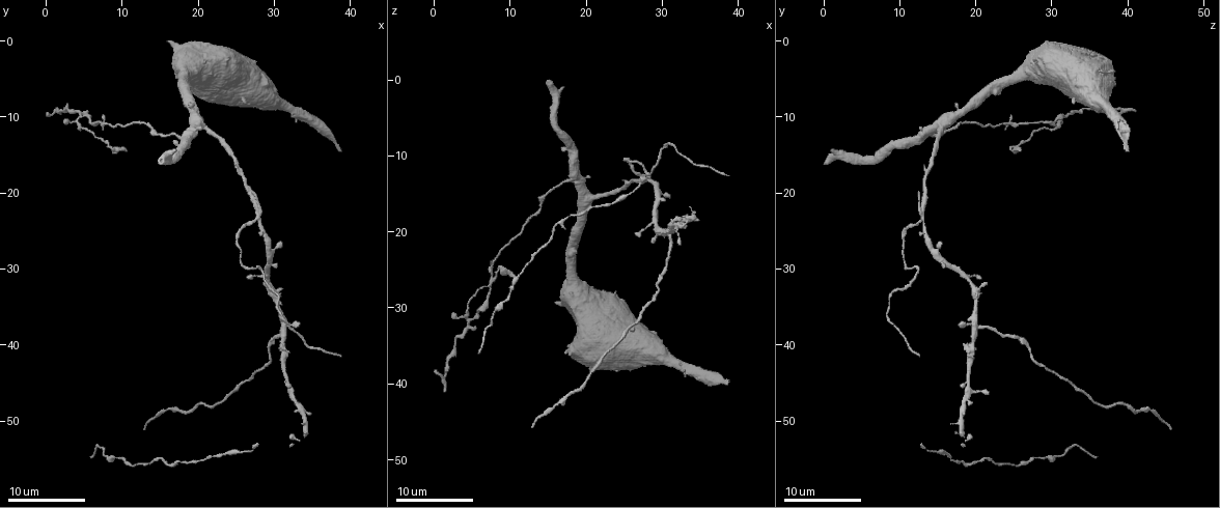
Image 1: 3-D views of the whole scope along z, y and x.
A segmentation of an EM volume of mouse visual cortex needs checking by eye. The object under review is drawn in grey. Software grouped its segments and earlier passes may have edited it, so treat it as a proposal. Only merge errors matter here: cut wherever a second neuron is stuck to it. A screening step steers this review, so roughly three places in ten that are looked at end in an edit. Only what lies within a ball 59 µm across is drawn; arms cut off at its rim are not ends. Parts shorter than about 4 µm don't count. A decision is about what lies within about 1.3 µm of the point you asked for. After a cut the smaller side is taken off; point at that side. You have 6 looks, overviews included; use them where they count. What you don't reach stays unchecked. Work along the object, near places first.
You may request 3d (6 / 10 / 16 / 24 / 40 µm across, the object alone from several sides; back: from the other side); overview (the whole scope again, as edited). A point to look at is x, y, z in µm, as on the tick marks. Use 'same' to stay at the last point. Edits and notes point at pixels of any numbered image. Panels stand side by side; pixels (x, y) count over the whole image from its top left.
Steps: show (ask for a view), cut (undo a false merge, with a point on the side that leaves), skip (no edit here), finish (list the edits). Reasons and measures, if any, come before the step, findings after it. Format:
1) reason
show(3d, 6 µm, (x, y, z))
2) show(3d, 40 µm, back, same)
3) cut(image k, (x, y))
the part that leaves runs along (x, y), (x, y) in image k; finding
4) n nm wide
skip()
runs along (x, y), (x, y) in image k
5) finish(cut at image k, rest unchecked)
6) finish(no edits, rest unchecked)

show(3d, 16 µm, (17.5, 13.0, 13.0))

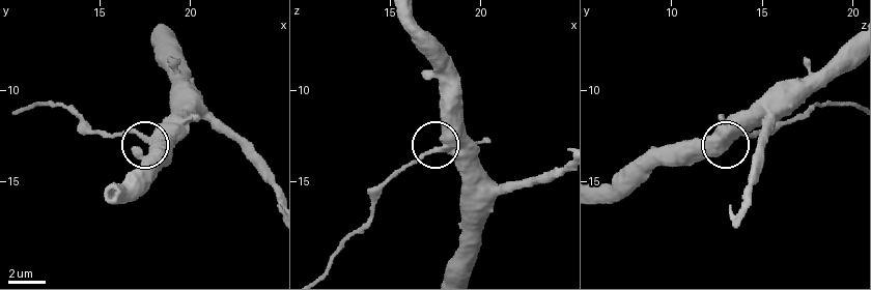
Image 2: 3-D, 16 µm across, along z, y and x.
cut(image 2, (131, 128))
a second neuron is stuck on

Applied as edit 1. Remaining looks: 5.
show(overview)

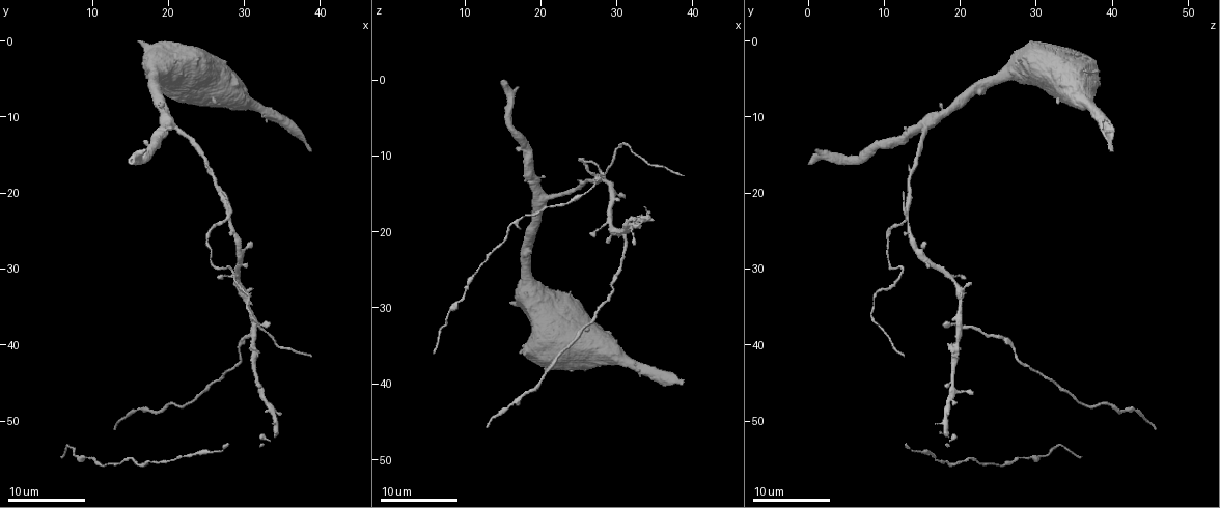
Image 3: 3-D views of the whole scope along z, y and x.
arms part here
show(3d, 6 µm, (27.5, 23.5, 13.0))

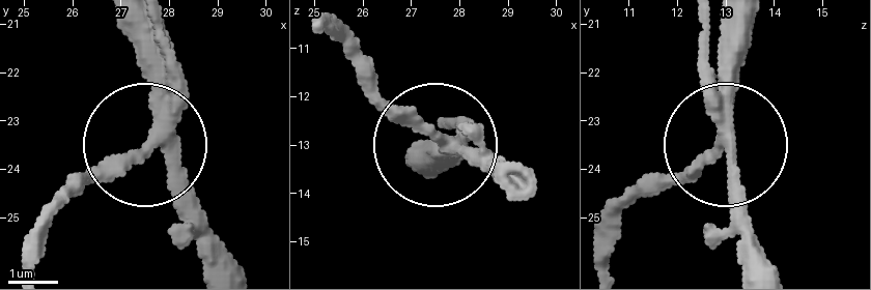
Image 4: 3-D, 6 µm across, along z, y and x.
side arm 32 µm; 3 arms
cut(image 4, (167, 38))
a second neuron is stuck on

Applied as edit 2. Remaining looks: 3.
show(overview)

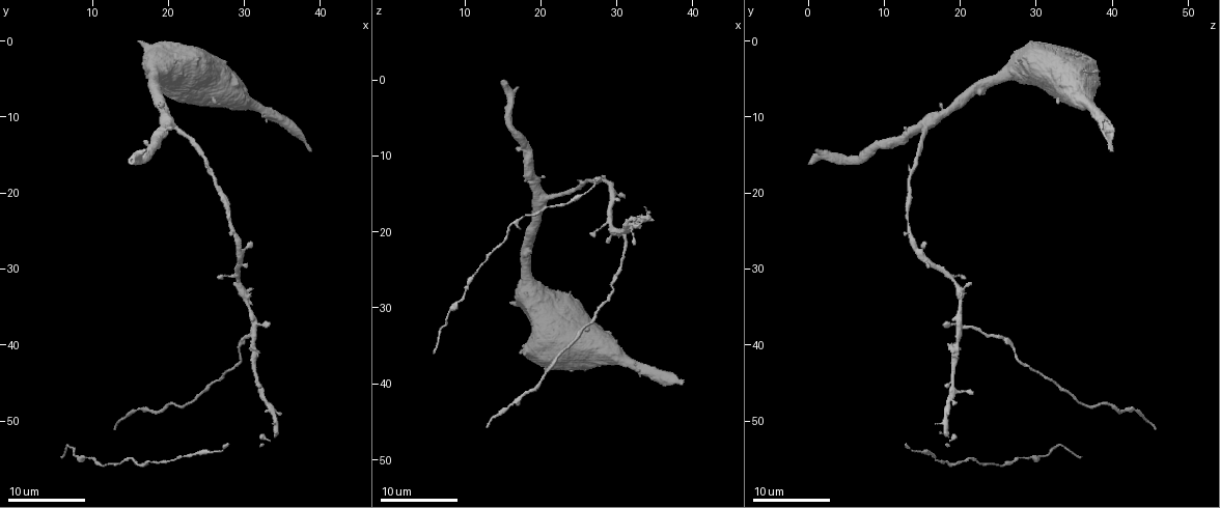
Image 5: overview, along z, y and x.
branch point
show(3d, 10 µm, (31.0, 37.5, 20.5))

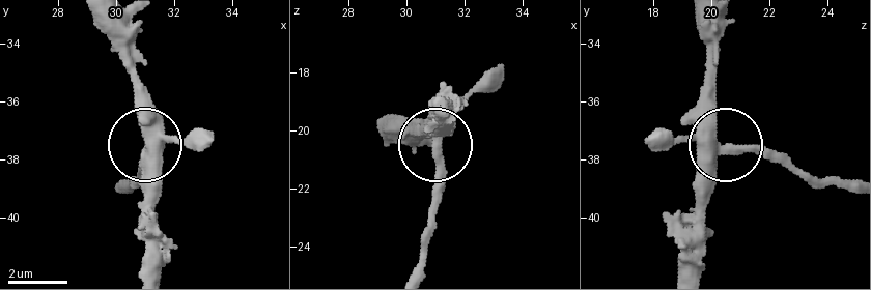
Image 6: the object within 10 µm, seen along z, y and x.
420 nm wide
cut(image 6, (440, 186))
a second neuron is stuck on

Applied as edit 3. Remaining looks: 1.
finish(cut at image 2, cut at image 4, cut at image 6, rest unchecked)

